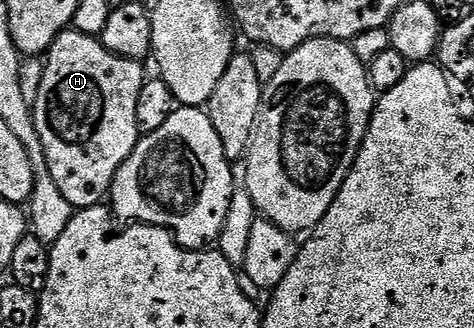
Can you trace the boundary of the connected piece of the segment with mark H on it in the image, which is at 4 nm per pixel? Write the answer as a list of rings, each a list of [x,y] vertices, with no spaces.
[[[75,30],[61,32],[59,38],[48,49],[46,59],[48,59],[48,65],[45,66],[44,77],[40,80],[40,93],[34,96],[34,115],[36,117],[36,129],[44,147],[44,157],[48,163],[48,173],[54,178],[58,190],[62,190],[62,196],[66,198],[66,202],[72,204],[73,209],[79,210],[103,205],[106,197],[112,191],[112,183],[118,174],[118,170],[126,162],[126,158],[130,158],[130,154],[135,150],[136,143],[142,135],[136,115],[138,114],[138,94],[142,94],[142,86],[146,79],[145,65],[139,60],[131,60],[125,56],[114,54],[110,50],[106,50],[106,46],[99,38],[87,36]]]

